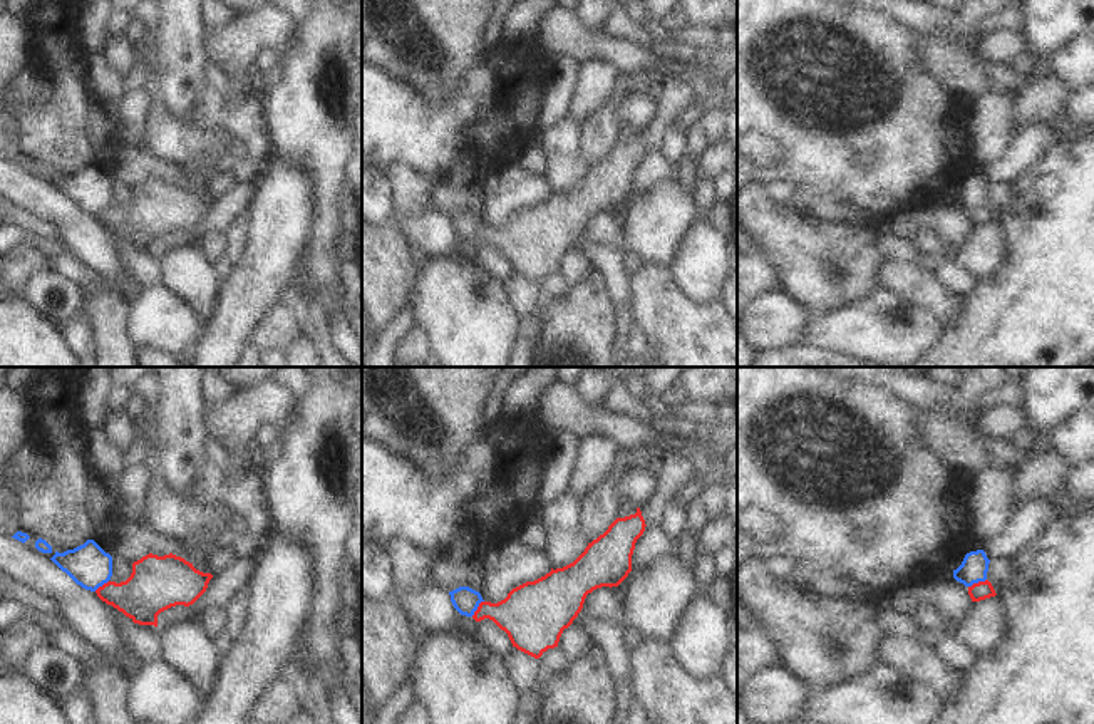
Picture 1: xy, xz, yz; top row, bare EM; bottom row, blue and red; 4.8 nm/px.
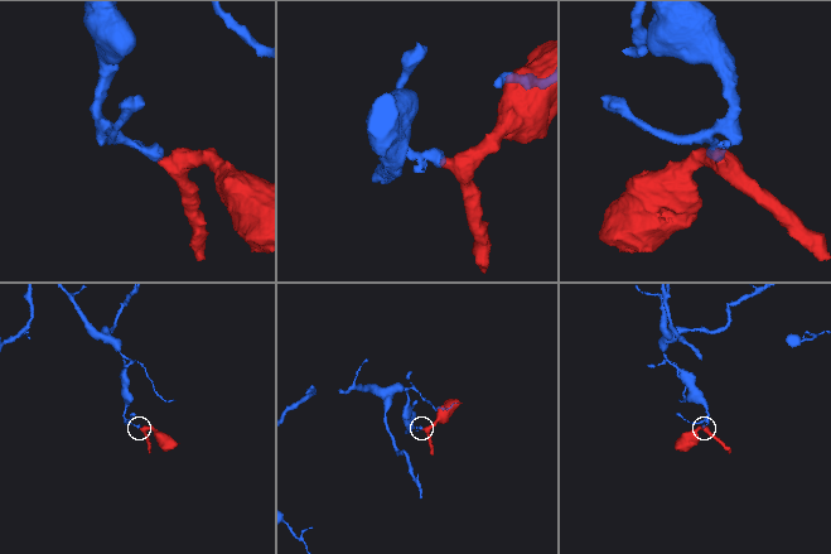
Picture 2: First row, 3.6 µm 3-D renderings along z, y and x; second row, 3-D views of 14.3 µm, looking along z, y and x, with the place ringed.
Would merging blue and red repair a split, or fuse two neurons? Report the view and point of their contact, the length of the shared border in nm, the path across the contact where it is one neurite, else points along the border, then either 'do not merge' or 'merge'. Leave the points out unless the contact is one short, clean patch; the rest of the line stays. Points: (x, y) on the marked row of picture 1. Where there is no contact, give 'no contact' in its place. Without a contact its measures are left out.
contact yz (977, 582); length 100 nm; border yz (985, 579), (969, 587); do not merge

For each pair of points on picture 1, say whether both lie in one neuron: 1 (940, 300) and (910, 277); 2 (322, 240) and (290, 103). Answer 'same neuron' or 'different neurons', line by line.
1: same neuron
2: same neuron

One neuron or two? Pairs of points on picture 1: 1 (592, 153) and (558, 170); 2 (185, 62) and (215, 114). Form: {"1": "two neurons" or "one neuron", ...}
{"1": "two neurons", "2": "two neurons"}

